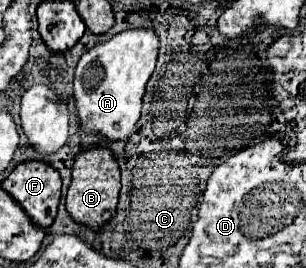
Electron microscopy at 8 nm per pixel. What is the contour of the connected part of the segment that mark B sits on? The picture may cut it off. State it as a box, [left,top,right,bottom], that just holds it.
[67,149,119,229]

